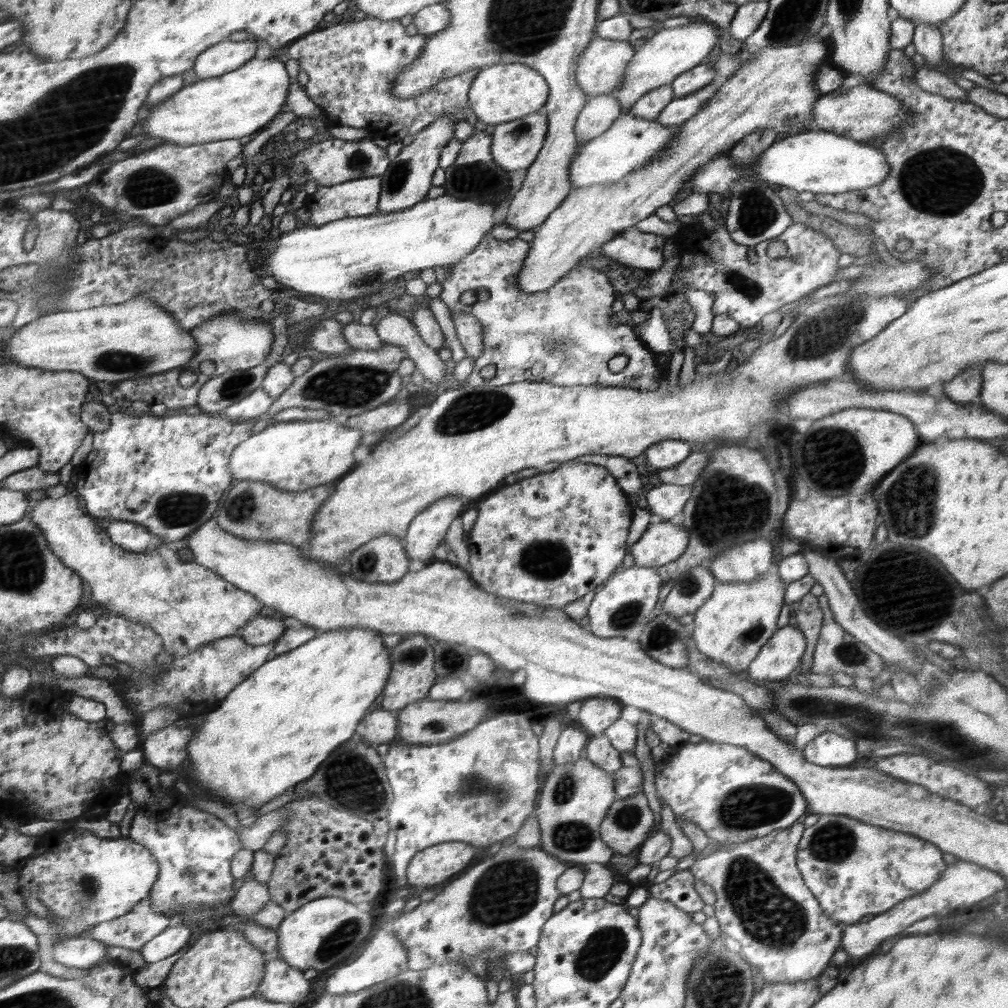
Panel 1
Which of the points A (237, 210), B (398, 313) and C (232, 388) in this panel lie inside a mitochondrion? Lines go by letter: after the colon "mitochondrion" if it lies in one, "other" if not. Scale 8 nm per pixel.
A: other
B: other
C: mitochondrion

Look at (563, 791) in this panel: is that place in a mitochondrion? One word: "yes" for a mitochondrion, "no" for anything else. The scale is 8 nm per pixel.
yes

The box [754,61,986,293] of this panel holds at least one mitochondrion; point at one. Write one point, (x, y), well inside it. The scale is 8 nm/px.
(940, 179)

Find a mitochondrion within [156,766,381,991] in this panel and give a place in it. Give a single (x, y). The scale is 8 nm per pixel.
(337, 943)

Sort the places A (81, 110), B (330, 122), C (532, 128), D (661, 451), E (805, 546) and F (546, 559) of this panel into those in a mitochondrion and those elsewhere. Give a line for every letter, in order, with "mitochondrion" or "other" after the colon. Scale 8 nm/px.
A: mitochondrion
B: other
C: other
D: other
E: other
F: mitochondrion

